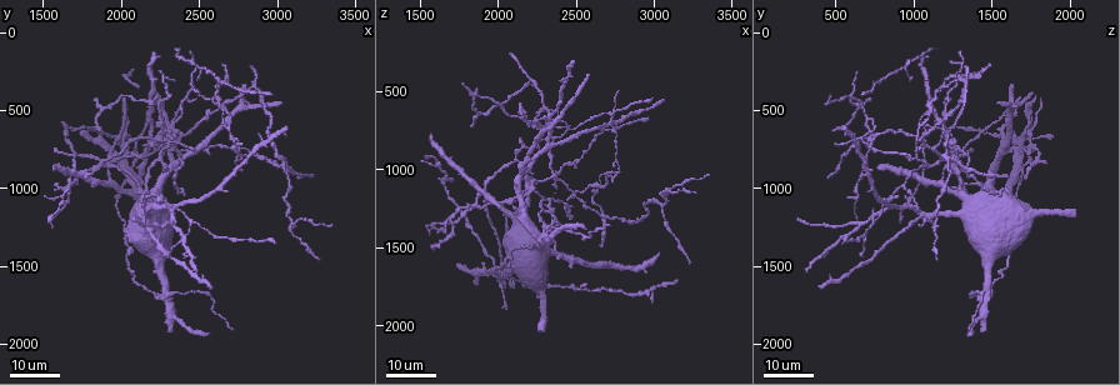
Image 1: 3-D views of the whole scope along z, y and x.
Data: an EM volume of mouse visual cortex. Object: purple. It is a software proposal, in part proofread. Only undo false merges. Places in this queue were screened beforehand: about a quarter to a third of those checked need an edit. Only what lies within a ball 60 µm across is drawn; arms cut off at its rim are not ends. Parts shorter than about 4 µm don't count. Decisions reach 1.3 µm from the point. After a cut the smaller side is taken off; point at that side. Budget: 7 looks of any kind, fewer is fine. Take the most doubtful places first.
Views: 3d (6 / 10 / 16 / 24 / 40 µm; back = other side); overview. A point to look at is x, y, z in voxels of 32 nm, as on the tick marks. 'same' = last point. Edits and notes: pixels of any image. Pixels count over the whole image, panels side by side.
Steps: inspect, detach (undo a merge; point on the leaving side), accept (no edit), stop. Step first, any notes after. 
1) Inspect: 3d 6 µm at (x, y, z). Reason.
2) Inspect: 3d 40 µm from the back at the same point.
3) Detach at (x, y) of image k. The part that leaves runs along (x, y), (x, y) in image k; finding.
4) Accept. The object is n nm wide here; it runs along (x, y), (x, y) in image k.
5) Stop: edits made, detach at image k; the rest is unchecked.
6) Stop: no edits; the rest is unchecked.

Inspect: 3d 24 µm at (2620, 460, 1120). Four or more arms meet.

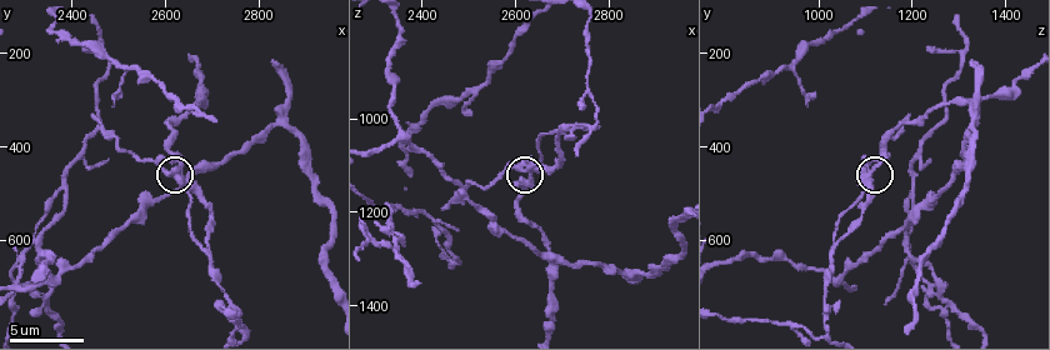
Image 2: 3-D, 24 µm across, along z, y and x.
Inspect: 3d 10 µm at (2625, 455, 1115).

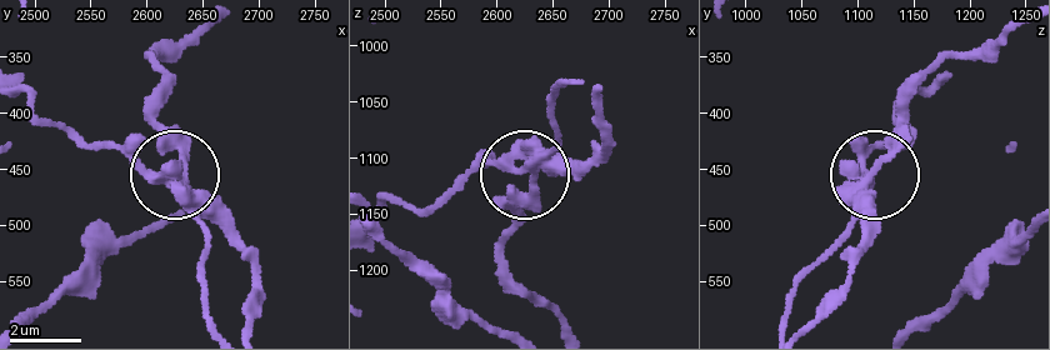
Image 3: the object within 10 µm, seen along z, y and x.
Accept. 4 arms meet here; continuous, no second neuron.

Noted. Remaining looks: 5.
Inspect: 3d 10 µm at (2285, 645, 1195). Two arms in line, one across.

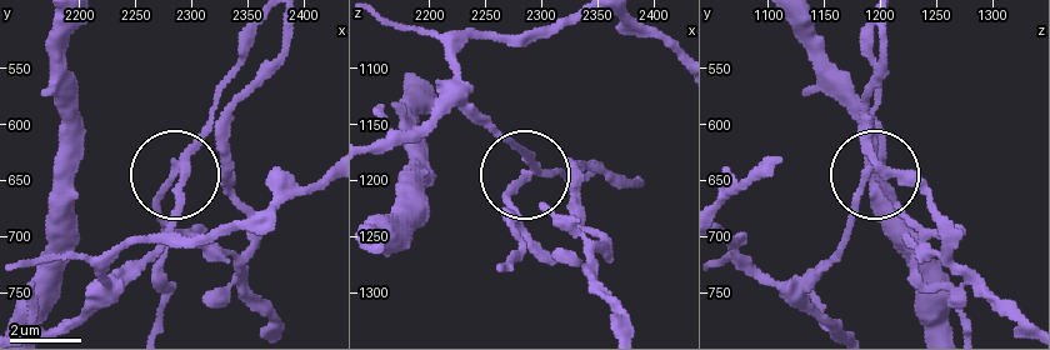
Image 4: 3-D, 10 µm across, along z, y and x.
Detach at (225, 121) of image 4. 3 arms meet here; the part that leaves runs along (540, 169), (570, 169), (614, 321) in image 4; a second neuron is stuck on.

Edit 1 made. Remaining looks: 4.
Inspect: overview. Redraw.

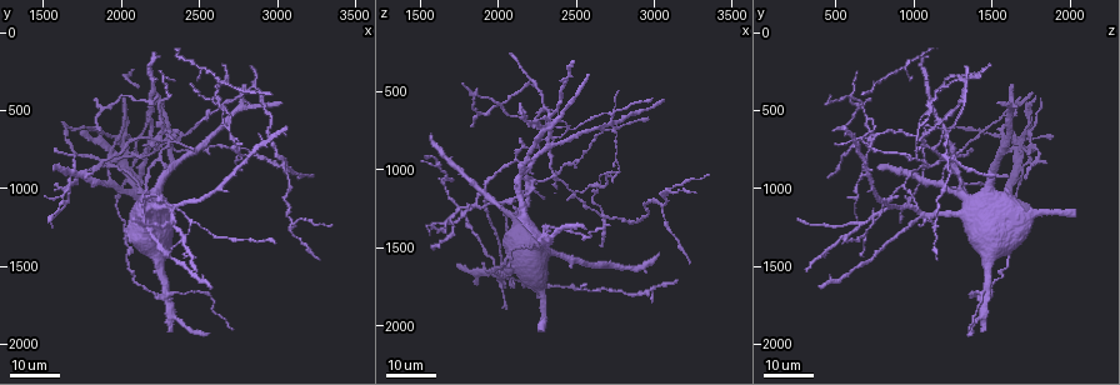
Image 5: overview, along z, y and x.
Inspect: 3d 24 µm at (3120, 1240, 1140).

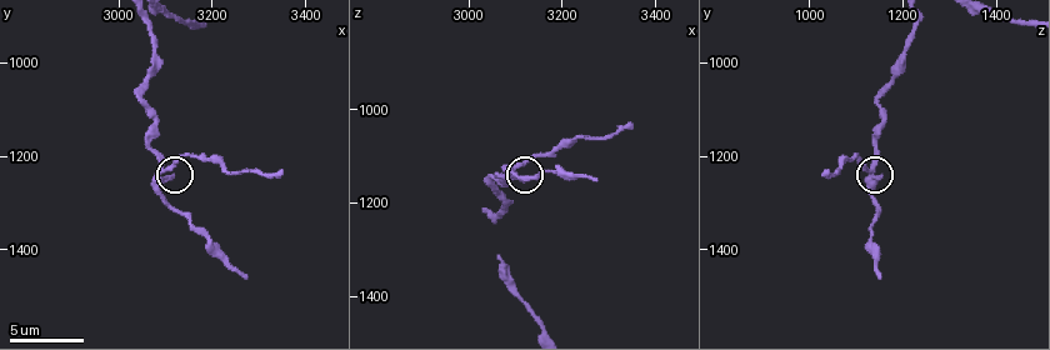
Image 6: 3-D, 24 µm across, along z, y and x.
Inspect: 3d 6 µm at (3100, 1230, 1125).

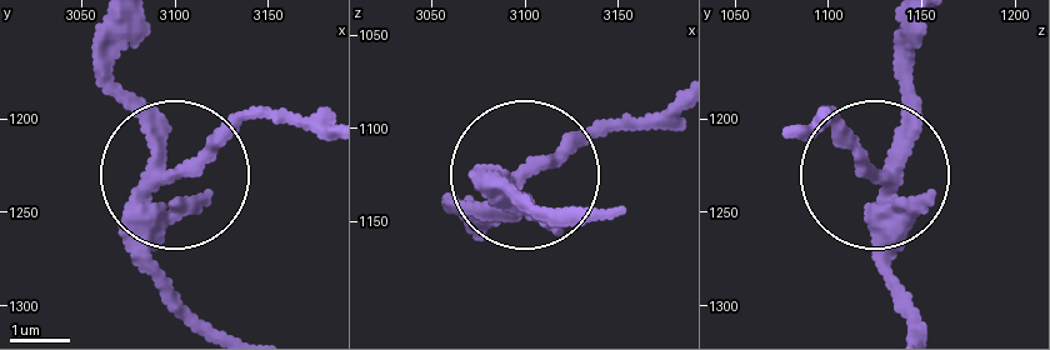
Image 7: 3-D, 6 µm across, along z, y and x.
Accept. The object is 250 nm wide here; it runs along (118, 29), (113, 89), (168, 164), (196, 169), (281, 109) in image 7; continuous, no second neuron.

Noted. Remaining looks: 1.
Stop: edits made, detach at image 4; the rest is unchecked.

